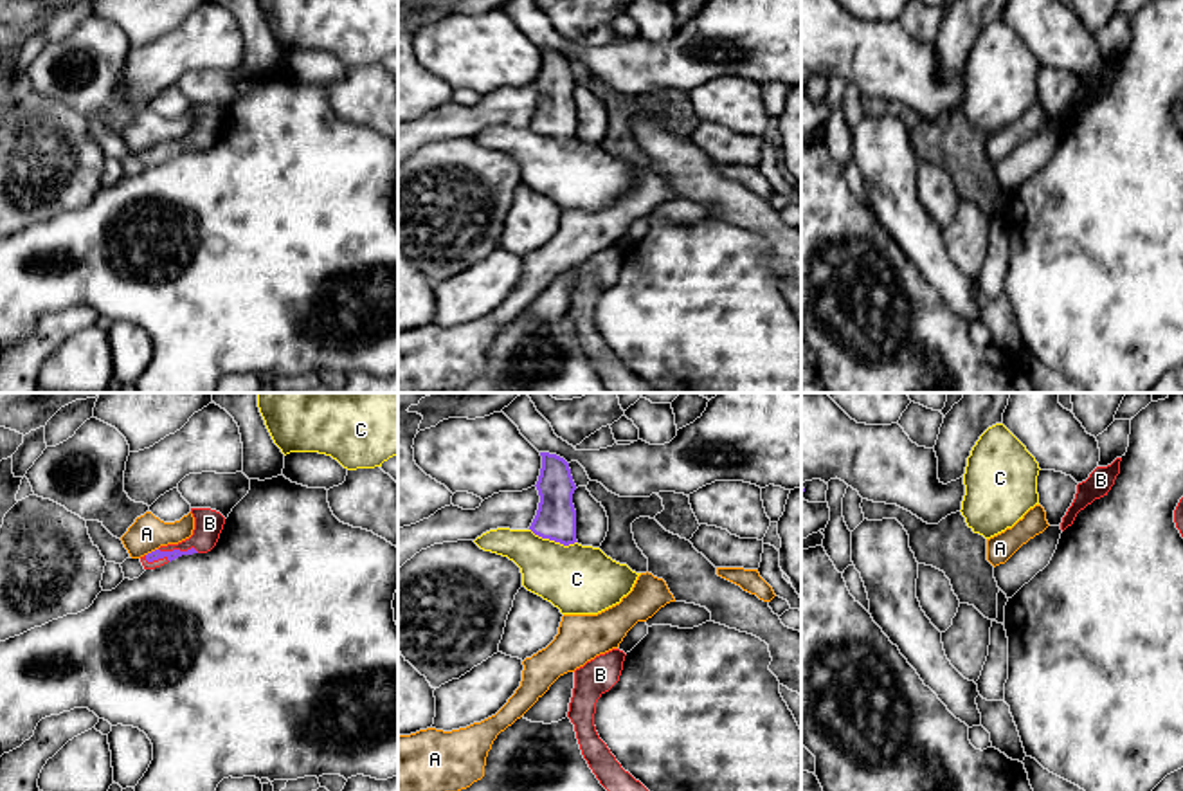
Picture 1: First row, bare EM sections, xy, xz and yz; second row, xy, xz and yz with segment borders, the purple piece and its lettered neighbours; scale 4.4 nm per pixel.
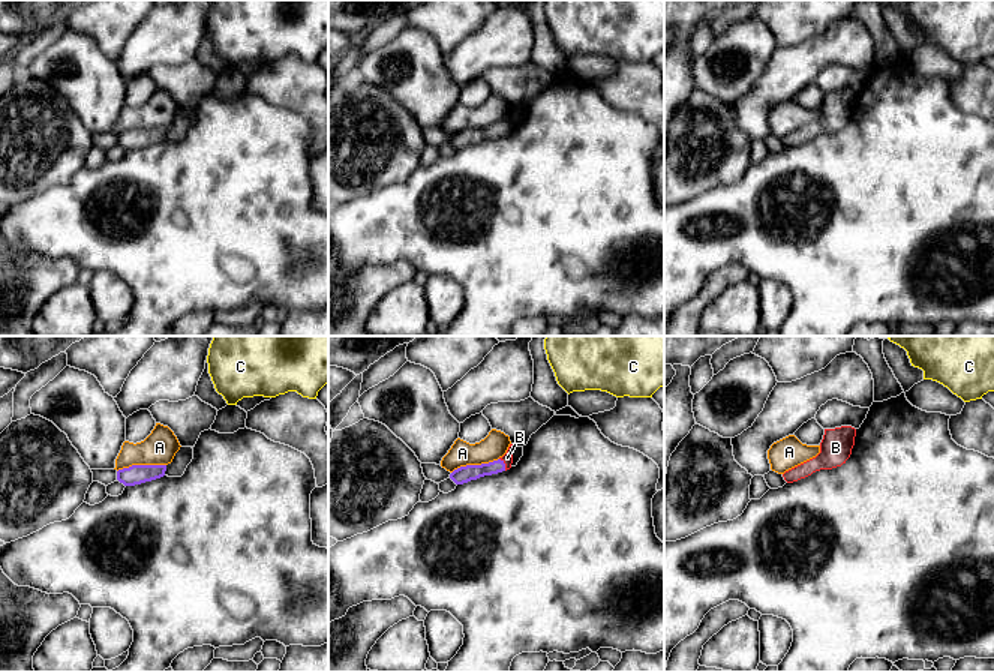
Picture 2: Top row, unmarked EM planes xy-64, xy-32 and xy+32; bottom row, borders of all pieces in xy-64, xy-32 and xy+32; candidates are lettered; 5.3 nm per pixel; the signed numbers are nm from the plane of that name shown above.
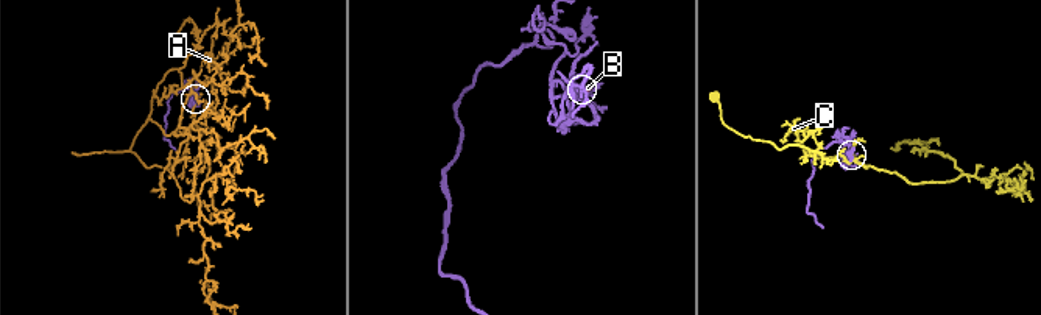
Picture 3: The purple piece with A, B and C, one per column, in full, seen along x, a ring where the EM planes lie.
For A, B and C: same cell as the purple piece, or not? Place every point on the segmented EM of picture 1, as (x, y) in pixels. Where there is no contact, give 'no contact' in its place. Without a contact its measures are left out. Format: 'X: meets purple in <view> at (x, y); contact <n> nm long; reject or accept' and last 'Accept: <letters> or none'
A: meets purple in xy at (152, 552); contact 70 nm long; reject
B: meets purple in xy at (179, 550); contact 180 nm long; accept
C: meets purple in xz at (553, 539); contact 220 nm long; reject
Accept: B

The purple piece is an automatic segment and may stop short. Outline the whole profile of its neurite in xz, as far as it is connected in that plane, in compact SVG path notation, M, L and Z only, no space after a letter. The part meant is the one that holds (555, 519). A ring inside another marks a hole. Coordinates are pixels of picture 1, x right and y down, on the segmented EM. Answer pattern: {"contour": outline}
{"contour": "M540 452L542 468L537 481L540 496L537 515L529 530L542 537L564 546L576 541L576 510L573 505L573 494L576 485L571 476L569 463L549 452Z"}

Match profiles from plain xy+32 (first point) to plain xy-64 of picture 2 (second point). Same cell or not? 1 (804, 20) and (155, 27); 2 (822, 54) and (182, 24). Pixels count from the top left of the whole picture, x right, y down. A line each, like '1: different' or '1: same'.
1: different
2: same

